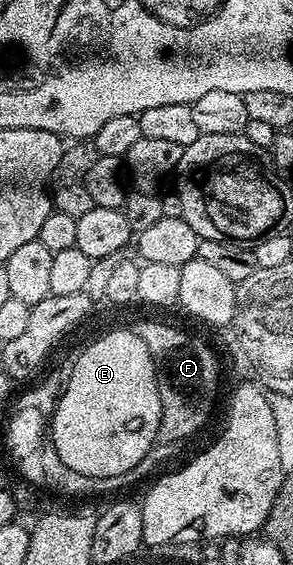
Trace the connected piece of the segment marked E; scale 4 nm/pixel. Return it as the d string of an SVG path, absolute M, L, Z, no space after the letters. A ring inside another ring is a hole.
M129 328L114 329L111 333L106 333L103 337L96 338L95 341L75 359L74 366L69 366L66 387L62 391L62 396L58 398L58 406L54 409L54 419L52 422L54 446L60 455L60 459L64 459L64 463L68 463L68 467L73 472L79 472L80 475L92 475L96 479L119 477L128 471L132 471L147 460L145 457L149 455L150 448L156 445L158 441L158 428L160 427L161 418L162 408L160 407L160 395L158 394L158 374L154 372L154 360L148 351L148 347L144 347L141 337L136 336Z

